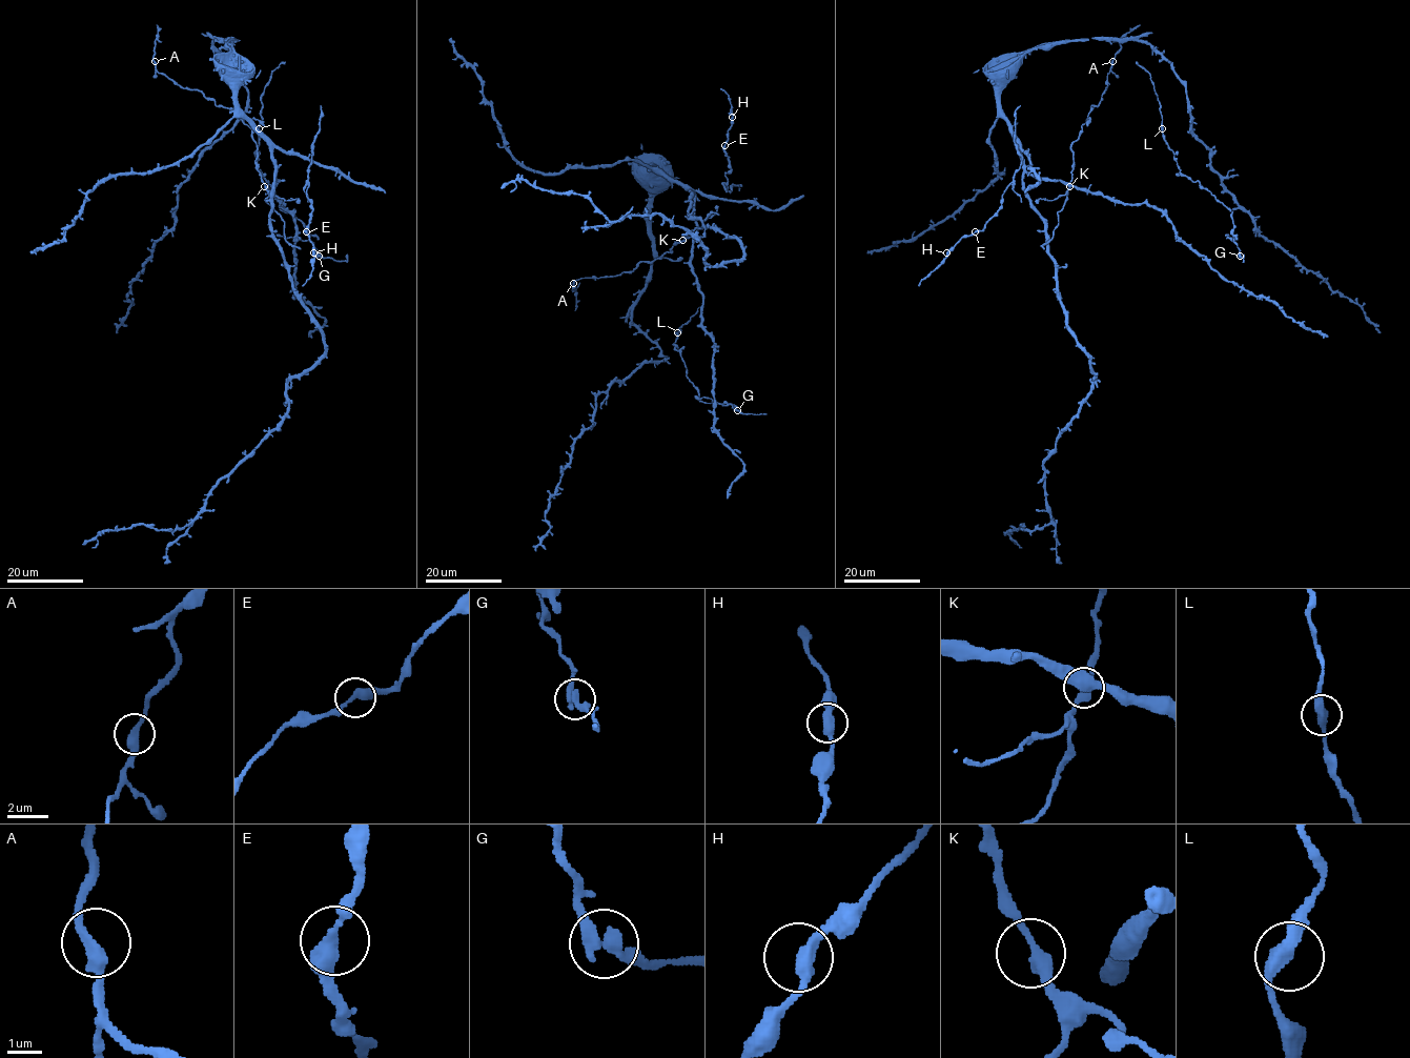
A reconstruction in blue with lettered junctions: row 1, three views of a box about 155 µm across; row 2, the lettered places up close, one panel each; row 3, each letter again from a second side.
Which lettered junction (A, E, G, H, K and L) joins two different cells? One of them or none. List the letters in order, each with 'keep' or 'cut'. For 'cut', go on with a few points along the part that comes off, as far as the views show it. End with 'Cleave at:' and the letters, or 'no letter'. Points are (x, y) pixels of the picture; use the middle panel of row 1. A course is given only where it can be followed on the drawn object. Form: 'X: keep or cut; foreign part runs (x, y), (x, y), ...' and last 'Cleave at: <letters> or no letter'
A: keep
E: keep
G: keep
H: keep
K: keep
L: keep
Cleave at: no letter

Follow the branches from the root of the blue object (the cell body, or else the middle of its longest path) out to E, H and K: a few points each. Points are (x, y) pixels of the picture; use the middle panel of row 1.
E: (669, 179), (704, 195), (730, 199), (724, 174), (730, 171), (731, 164), (724, 145)
H: (669, 179), (704, 195), (730, 199), (724, 174), (730, 171), (731, 164), (724, 144), (732, 117)
K: (669, 179), (693, 194), (689, 215), (702, 220), (702, 228), (696, 227), (682, 240)

